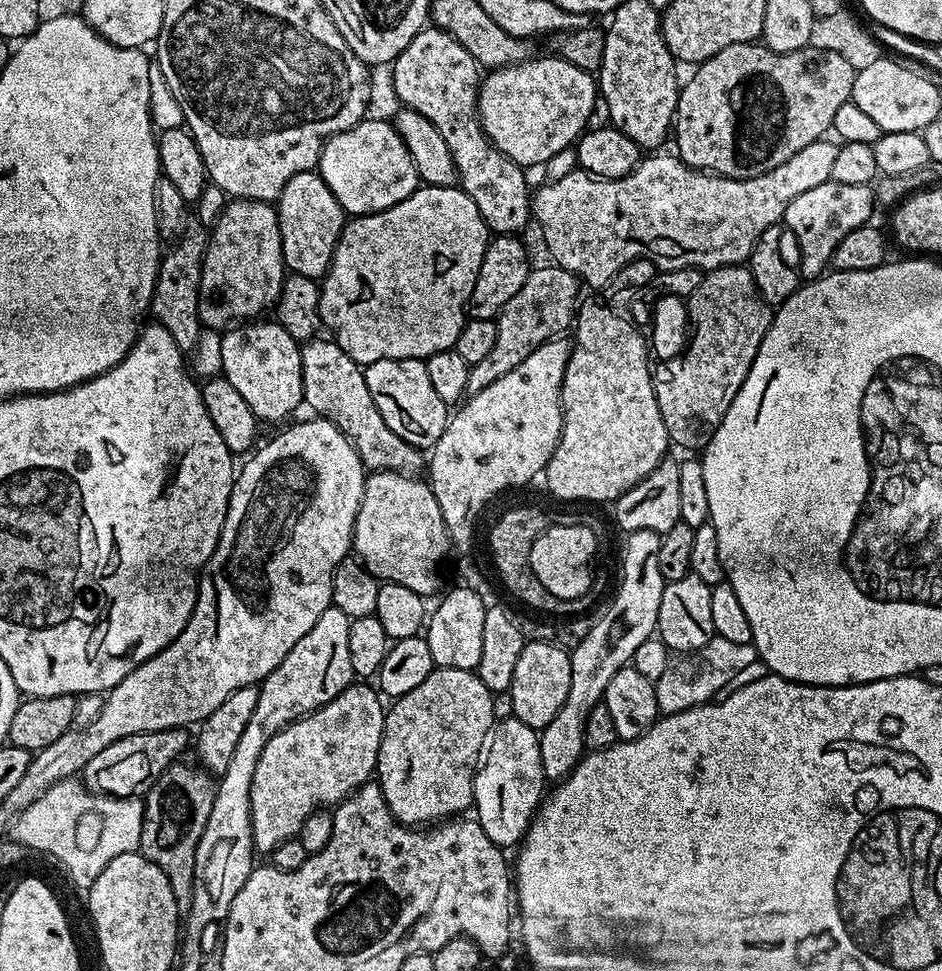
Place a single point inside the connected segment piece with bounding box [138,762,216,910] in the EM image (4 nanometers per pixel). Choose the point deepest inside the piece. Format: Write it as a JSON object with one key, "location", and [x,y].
{"location":[177,806]}

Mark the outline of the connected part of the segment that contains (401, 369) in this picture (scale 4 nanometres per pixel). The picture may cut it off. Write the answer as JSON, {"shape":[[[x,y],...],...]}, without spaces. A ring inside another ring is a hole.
{"shape":[[[379,360],[364,368],[364,377],[366,387],[370,389],[370,398],[374,398],[374,406],[378,406],[378,414],[382,414],[386,426],[390,426],[402,442],[410,442],[410,446],[421,450],[430,450],[438,438],[442,438],[450,408],[442,402],[442,398],[438,398],[423,360]]]}

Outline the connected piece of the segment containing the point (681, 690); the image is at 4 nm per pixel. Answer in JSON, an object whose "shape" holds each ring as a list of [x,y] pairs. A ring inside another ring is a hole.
{"shape":[[[717,635],[713,636],[710,642],[706,642],[706,646],[700,648],[695,660],[696,664],[690,665],[689,668],[669,666],[666,674],[662,674],[662,678],[654,682],[658,706],[663,715],[678,714],[694,706],[713,703],[725,690],[739,685],[749,675],[747,672],[758,664],[756,647],[751,643],[726,642],[726,638]]]}

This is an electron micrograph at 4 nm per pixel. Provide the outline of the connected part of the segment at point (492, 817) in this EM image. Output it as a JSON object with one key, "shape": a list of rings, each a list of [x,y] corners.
{"shape":[[[517,716],[496,720],[486,741],[482,763],[477,767],[472,791],[474,819],[486,830],[486,838],[498,848],[515,849],[527,834],[532,817],[546,795],[544,784],[546,777],[537,729],[526,726]]]}

